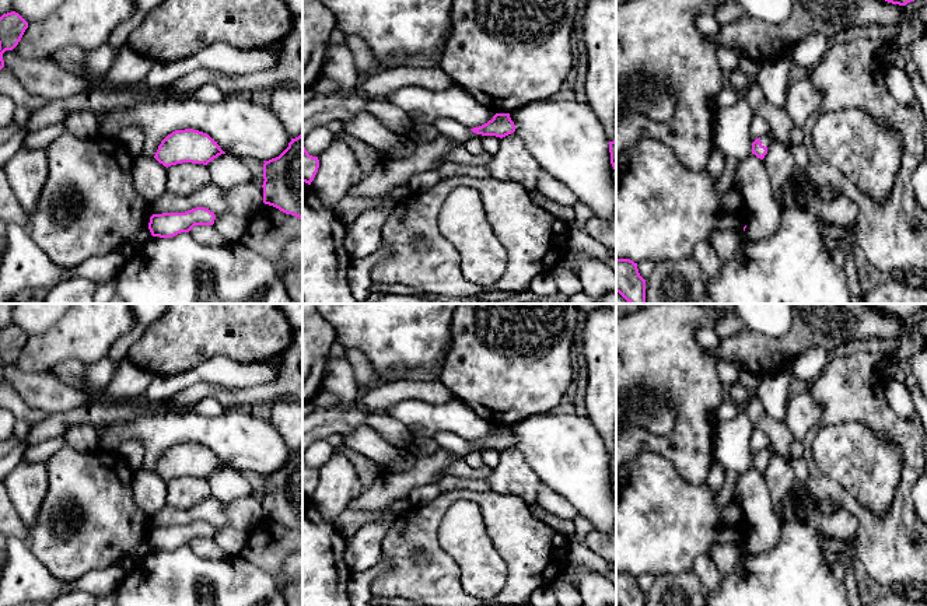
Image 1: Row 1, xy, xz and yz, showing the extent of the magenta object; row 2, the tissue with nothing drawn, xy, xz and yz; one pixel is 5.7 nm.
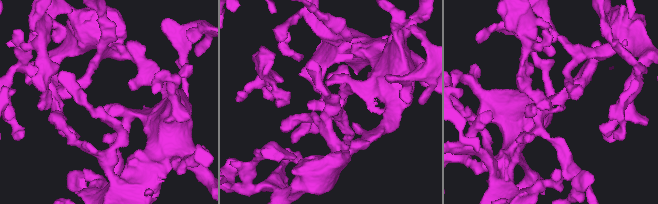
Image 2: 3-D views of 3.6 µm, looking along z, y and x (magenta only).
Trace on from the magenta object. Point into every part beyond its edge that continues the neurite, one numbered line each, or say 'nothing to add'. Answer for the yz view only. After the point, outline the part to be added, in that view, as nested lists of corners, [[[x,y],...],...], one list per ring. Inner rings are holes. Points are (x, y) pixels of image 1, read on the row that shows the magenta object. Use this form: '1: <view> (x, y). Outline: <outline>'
1: yz (766, 140). Outline: [[[772,132],[767,133],[767,134],[763,134],[760,137],[760,143],[762,143],[762,146],[765,146],[767,148],[767,151],[770,148],[770,146],[774,143],[774,140],[776,140],[776,137],[774,137],[774,134]]]

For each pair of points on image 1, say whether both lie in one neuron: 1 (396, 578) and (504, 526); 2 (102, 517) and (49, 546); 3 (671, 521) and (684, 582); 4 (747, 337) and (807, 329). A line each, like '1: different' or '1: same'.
1: same
2: same
3: different
4: same

